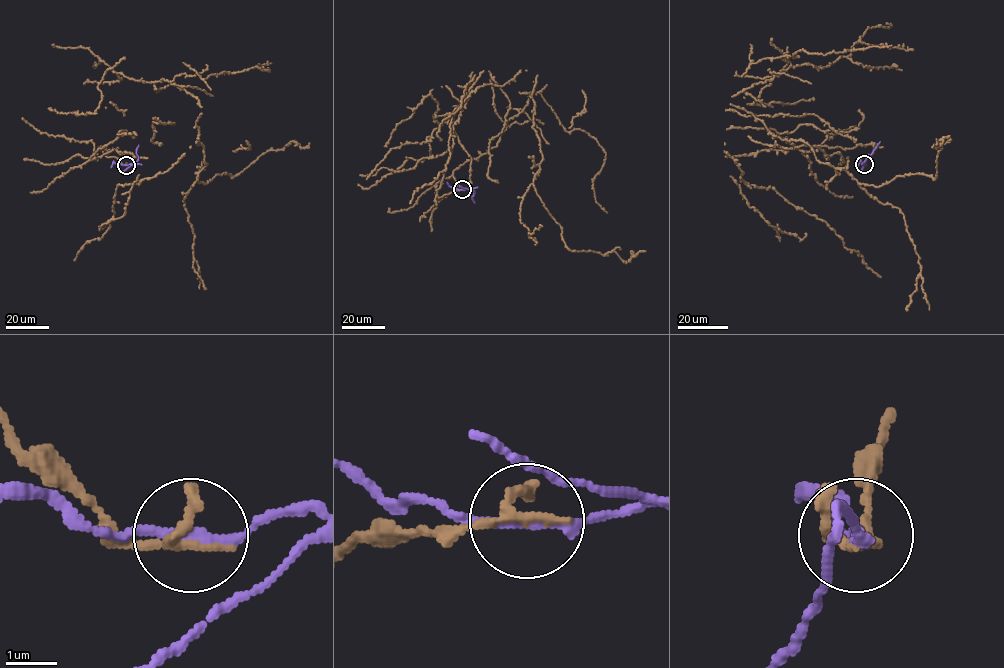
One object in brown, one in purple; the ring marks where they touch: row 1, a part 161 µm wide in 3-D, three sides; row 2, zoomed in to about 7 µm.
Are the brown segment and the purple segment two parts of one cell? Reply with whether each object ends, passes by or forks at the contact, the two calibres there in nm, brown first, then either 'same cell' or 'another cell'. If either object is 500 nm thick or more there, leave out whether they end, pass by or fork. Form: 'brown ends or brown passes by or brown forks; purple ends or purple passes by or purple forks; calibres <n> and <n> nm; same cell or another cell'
brown passes by; purple passes by; calibres 170 and 240 nm; another cell

